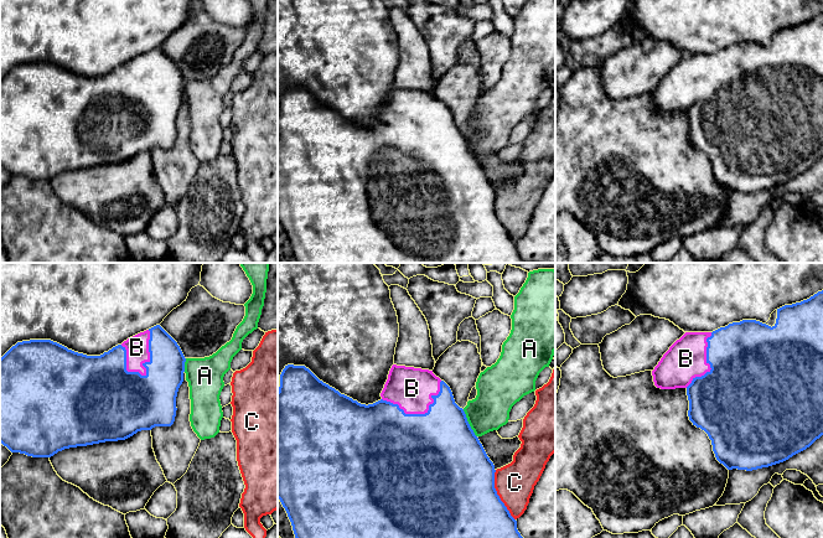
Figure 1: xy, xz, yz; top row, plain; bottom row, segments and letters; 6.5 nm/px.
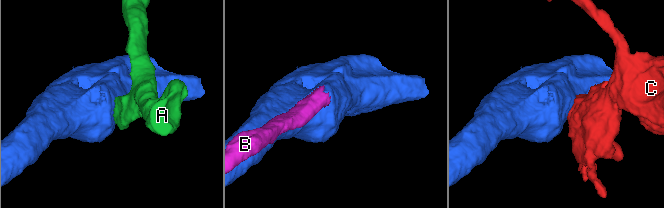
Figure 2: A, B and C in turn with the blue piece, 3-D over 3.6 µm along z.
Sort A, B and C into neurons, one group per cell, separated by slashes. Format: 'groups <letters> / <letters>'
groups A / B / C

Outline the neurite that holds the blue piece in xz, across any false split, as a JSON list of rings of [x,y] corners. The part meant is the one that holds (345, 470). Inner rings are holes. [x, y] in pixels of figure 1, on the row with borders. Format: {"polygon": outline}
{"polygon": [[[288,364],[283,369],[278,390],[278,498],[288,513],[295,538],[523,538],[517,529],[517,521],[511,516],[495,488],[496,470],[493,462],[490,460],[482,444],[471,429],[464,409],[455,403],[452,392],[444,381],[429,369],[393,364],[381,397],[382,399],[373,404],[361,404],[320,381],[305,366]]]}

